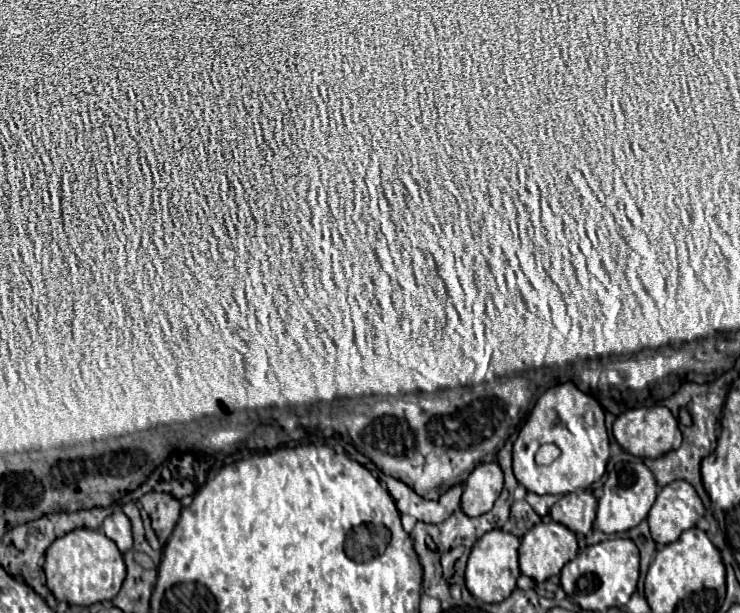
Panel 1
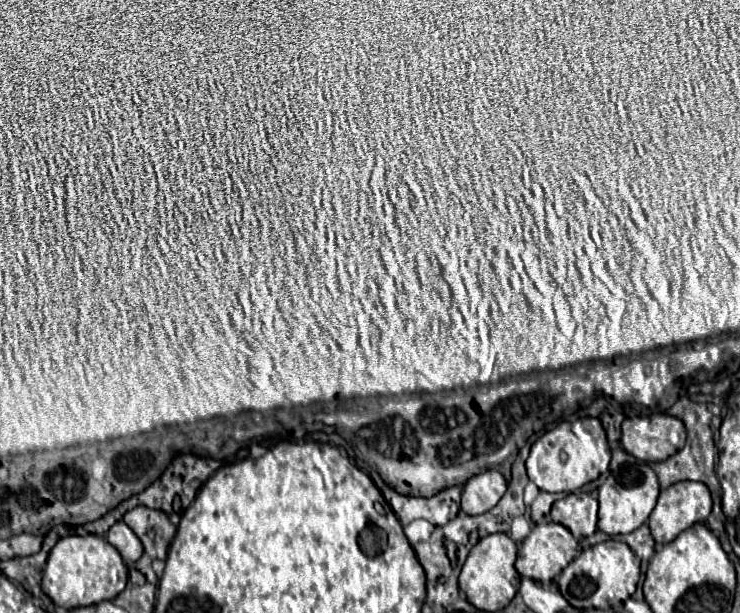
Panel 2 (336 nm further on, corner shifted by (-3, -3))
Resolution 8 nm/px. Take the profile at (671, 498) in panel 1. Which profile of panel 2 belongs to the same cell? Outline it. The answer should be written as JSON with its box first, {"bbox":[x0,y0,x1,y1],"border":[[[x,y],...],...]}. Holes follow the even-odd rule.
{"bbox":[647,480,711,544],"border":[[[685,480],[685,482],[679,482],[679,484],[673,484],[665,490],[661,490],[659,494],[659,500],[657,500],[657,506],[653,508],[647,524],[651,528],[651,534],[655,538],[657,544],[667,544],[671,542],[679,532],[691,528],[693,524],[697,522],[705,522],[705,518],[711,514],[711,494],[709,494],[709,488],[703,484],[703,482],[691,482],[691,480]]]}

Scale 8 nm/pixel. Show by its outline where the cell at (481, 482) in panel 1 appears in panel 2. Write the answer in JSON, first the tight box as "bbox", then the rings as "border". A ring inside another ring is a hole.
{"bbox":[461,470,507,516],"border":[[[487,470],[483,474],[473,476],[463,486],[461,494],[461,510],[469,516],[483,514],[491,510],[507,490],[507,482],[497,470]]]}

